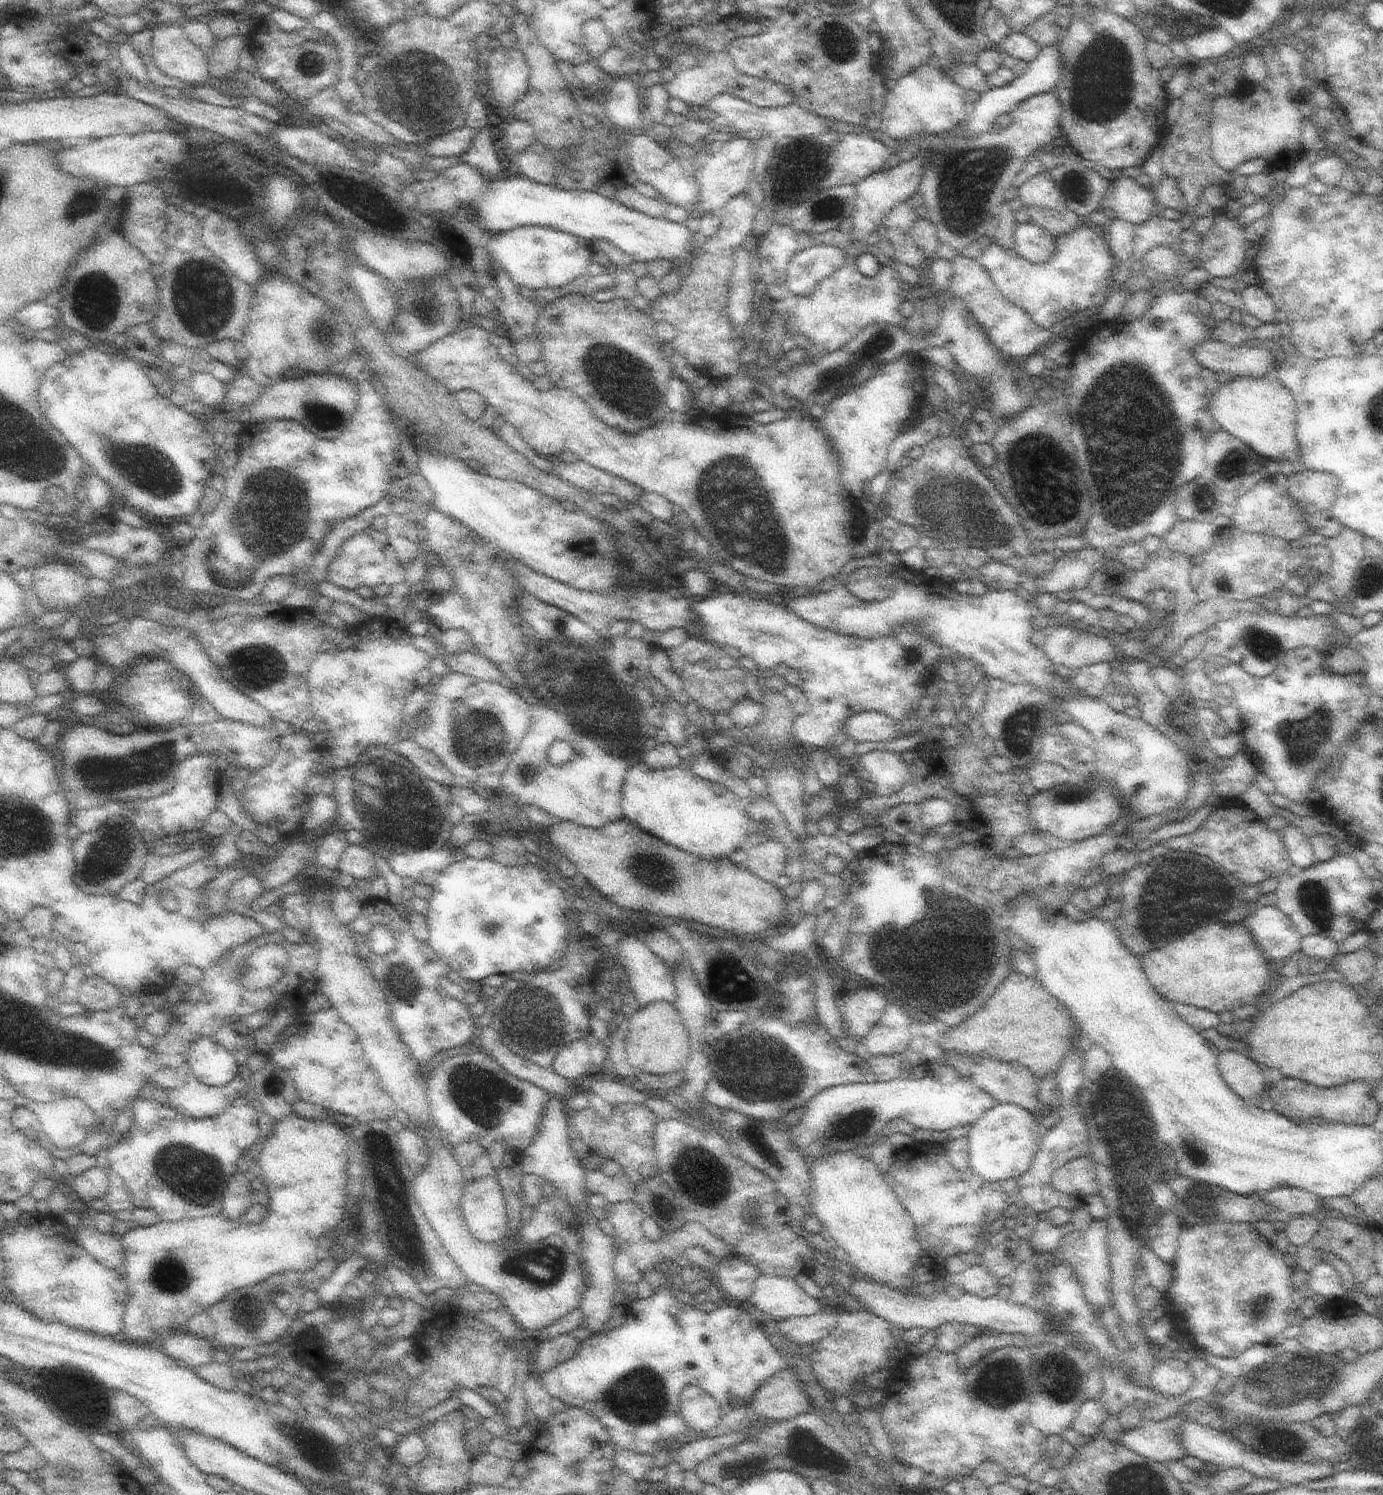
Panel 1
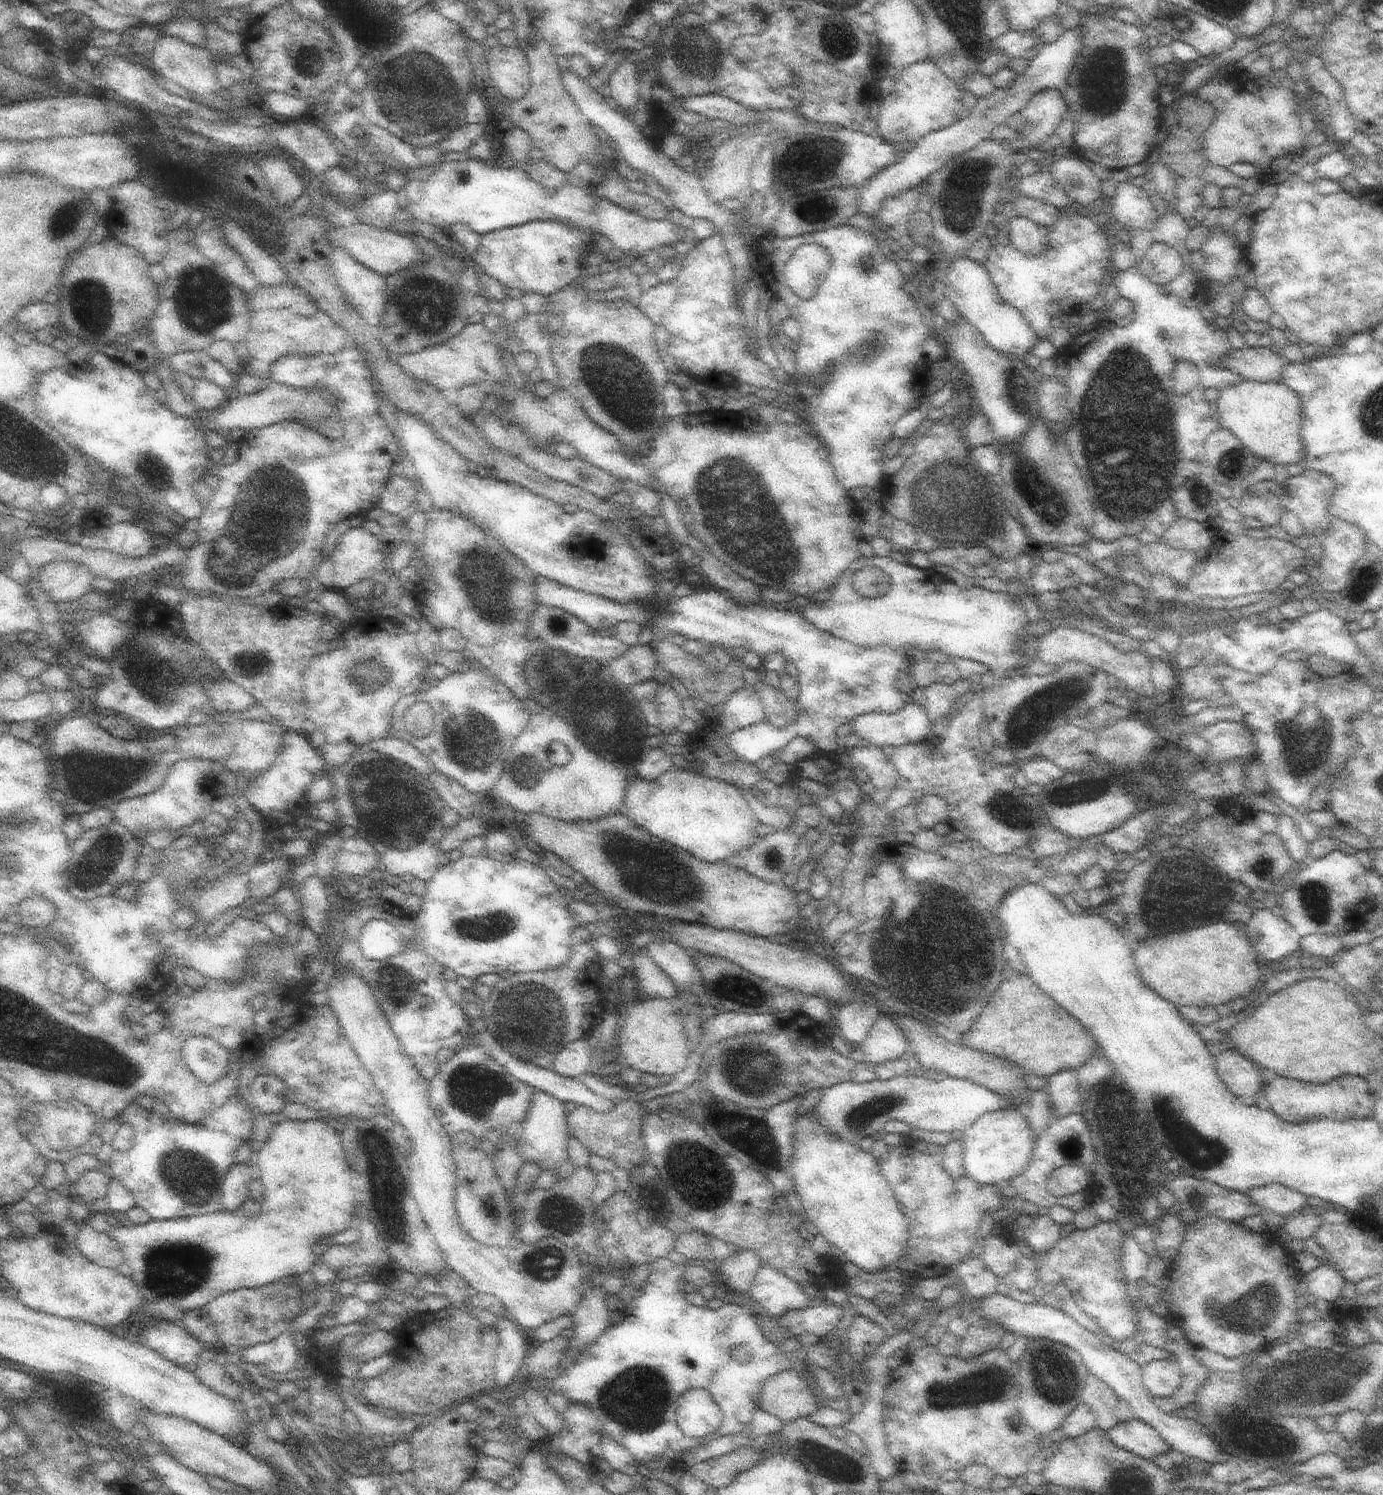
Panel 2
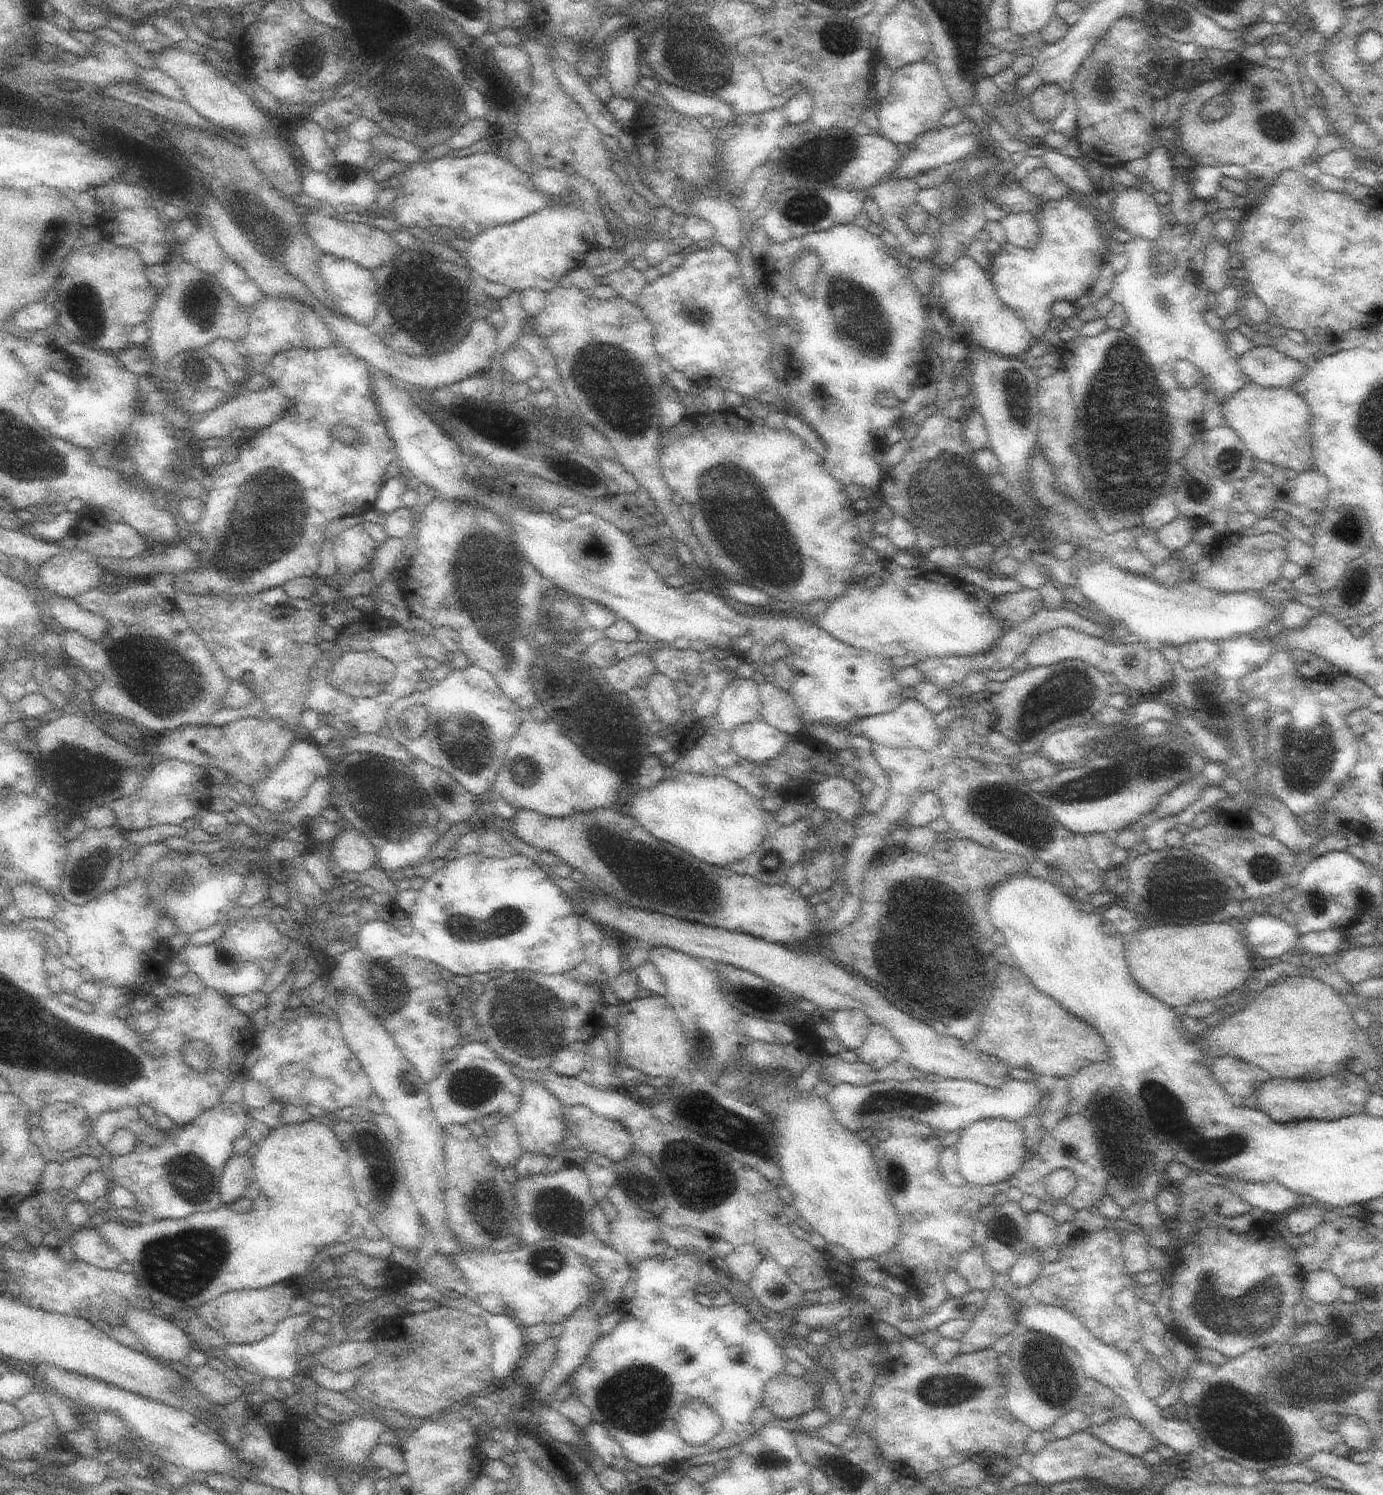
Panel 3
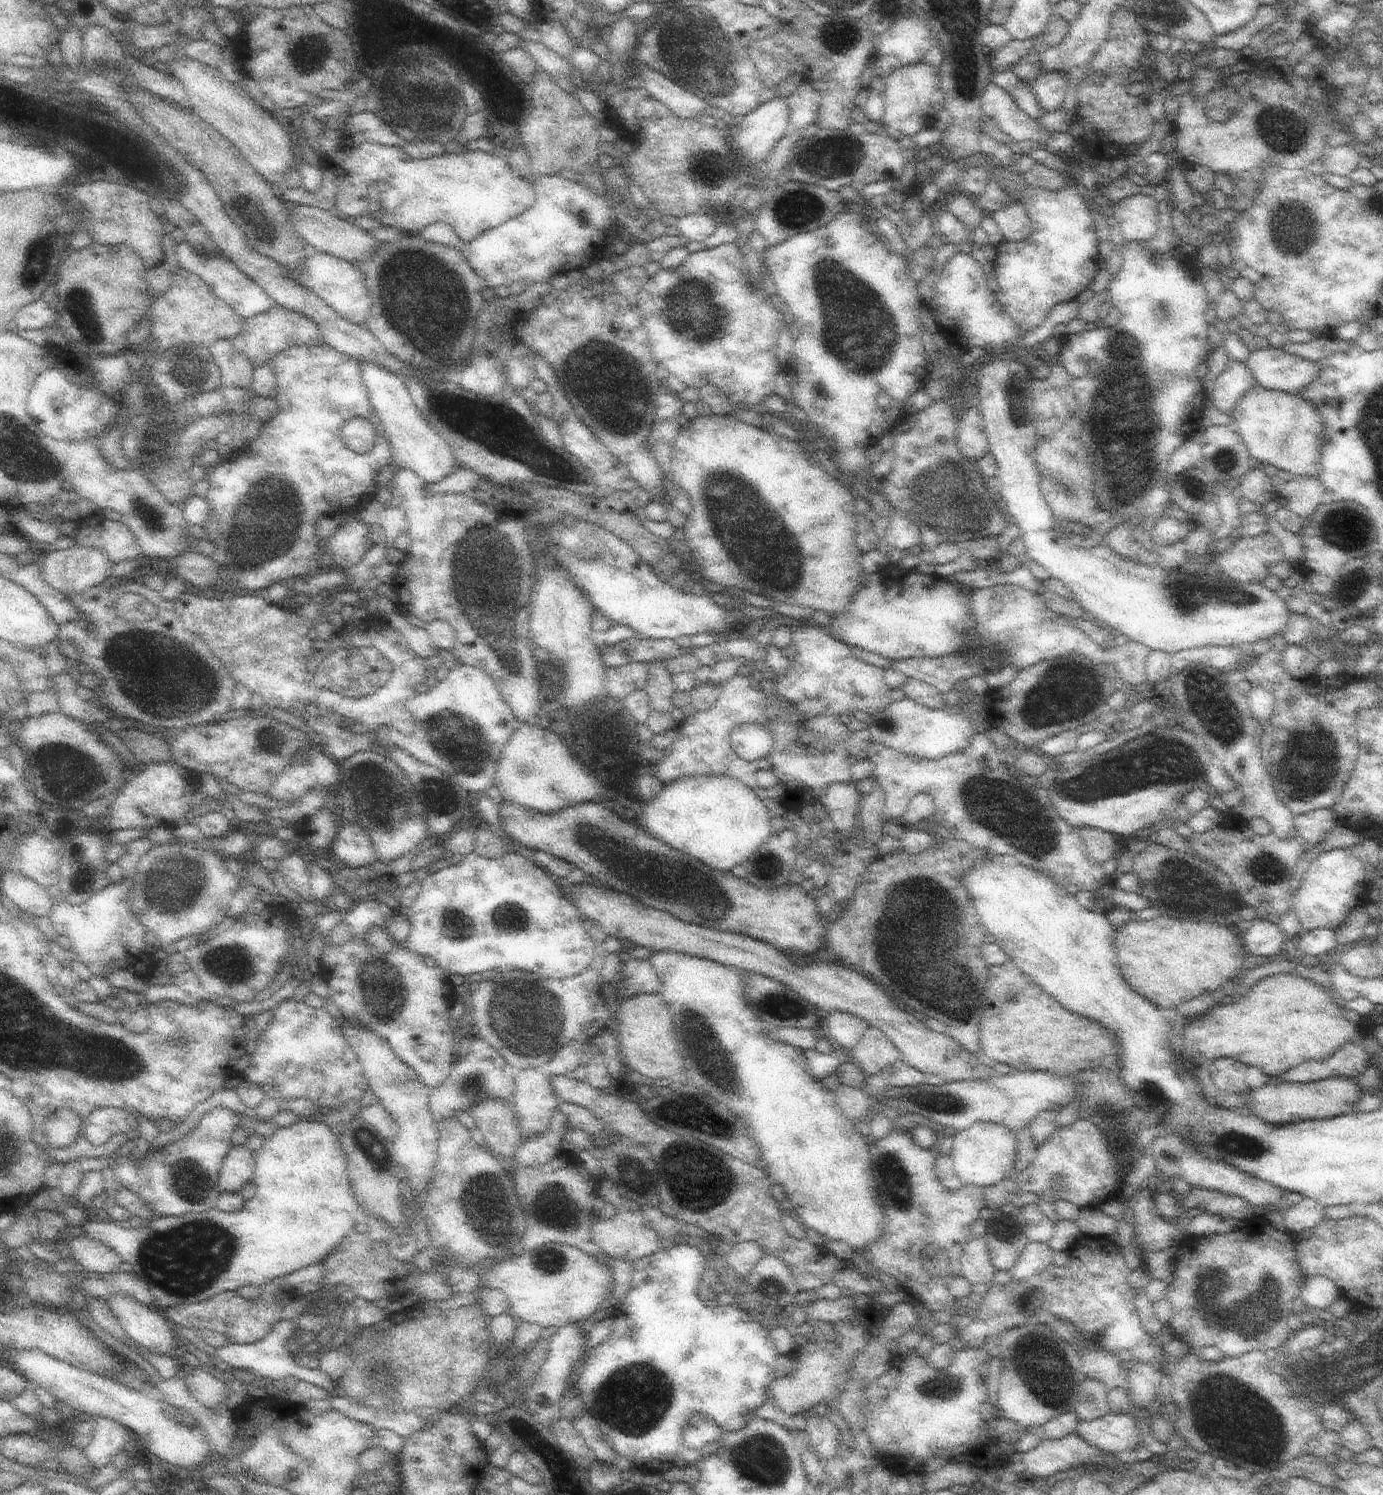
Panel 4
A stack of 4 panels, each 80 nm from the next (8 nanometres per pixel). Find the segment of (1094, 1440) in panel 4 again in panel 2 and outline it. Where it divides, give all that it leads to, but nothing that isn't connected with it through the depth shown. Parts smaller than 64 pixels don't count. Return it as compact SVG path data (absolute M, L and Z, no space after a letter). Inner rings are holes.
M1138 1418L1118 1423L1107 1435L1118 1445L1145 1459L1172 1450L1172 1445L1163 1440L1162 1435L1147 1422Z

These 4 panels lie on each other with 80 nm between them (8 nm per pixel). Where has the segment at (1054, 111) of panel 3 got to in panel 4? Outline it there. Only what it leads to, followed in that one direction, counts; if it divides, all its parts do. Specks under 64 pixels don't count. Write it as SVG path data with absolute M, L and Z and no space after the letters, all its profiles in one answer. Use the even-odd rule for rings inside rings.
M1048 71L1037 76L1032 87L1045 113L1058 109L1062 110L1067 84L1066 77L1059 71Z

